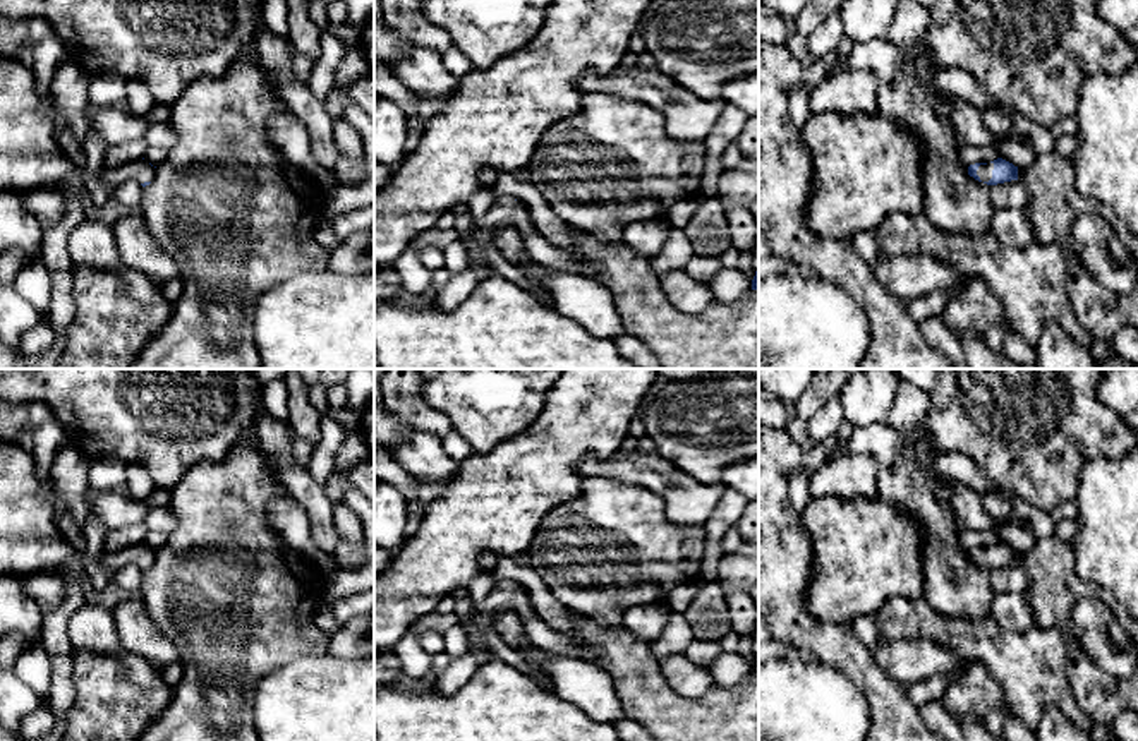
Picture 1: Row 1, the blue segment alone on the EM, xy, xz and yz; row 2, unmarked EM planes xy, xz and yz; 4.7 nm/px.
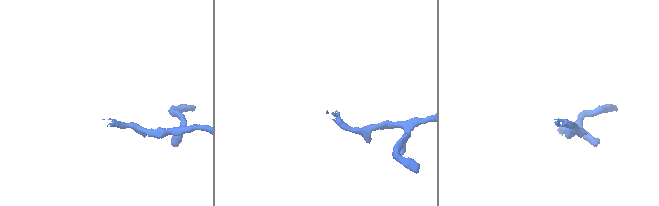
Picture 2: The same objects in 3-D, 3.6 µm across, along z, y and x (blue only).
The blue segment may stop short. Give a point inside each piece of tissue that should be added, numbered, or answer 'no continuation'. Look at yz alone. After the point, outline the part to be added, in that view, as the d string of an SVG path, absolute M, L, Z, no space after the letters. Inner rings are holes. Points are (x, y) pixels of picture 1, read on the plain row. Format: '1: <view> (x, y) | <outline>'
1: yz (984, 556) | M994 547L980 549L977 559L982 566L989 566L992 563Z

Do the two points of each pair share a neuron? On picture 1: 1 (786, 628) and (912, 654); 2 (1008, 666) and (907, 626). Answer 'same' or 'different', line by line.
1: different
2: same

